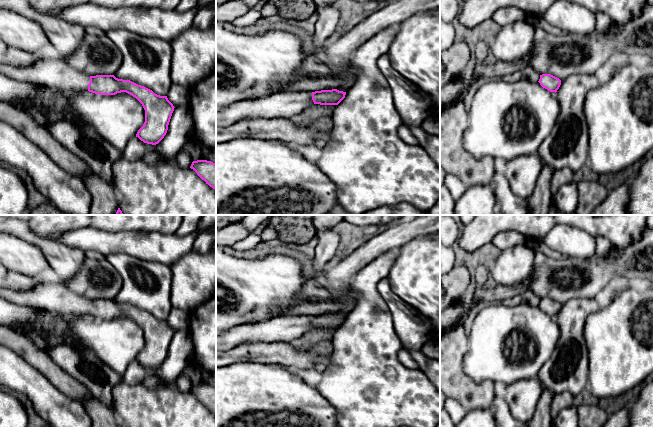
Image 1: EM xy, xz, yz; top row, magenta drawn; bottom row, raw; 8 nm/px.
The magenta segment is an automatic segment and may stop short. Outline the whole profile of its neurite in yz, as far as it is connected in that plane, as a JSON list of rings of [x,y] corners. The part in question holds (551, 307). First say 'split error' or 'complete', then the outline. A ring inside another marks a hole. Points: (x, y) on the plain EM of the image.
complete; [[[542,298],[538,305],[540,309],[550,316],[557,316],[561,309],[561,304],[551,298]]]

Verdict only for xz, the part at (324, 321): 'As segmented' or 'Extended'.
Extended

